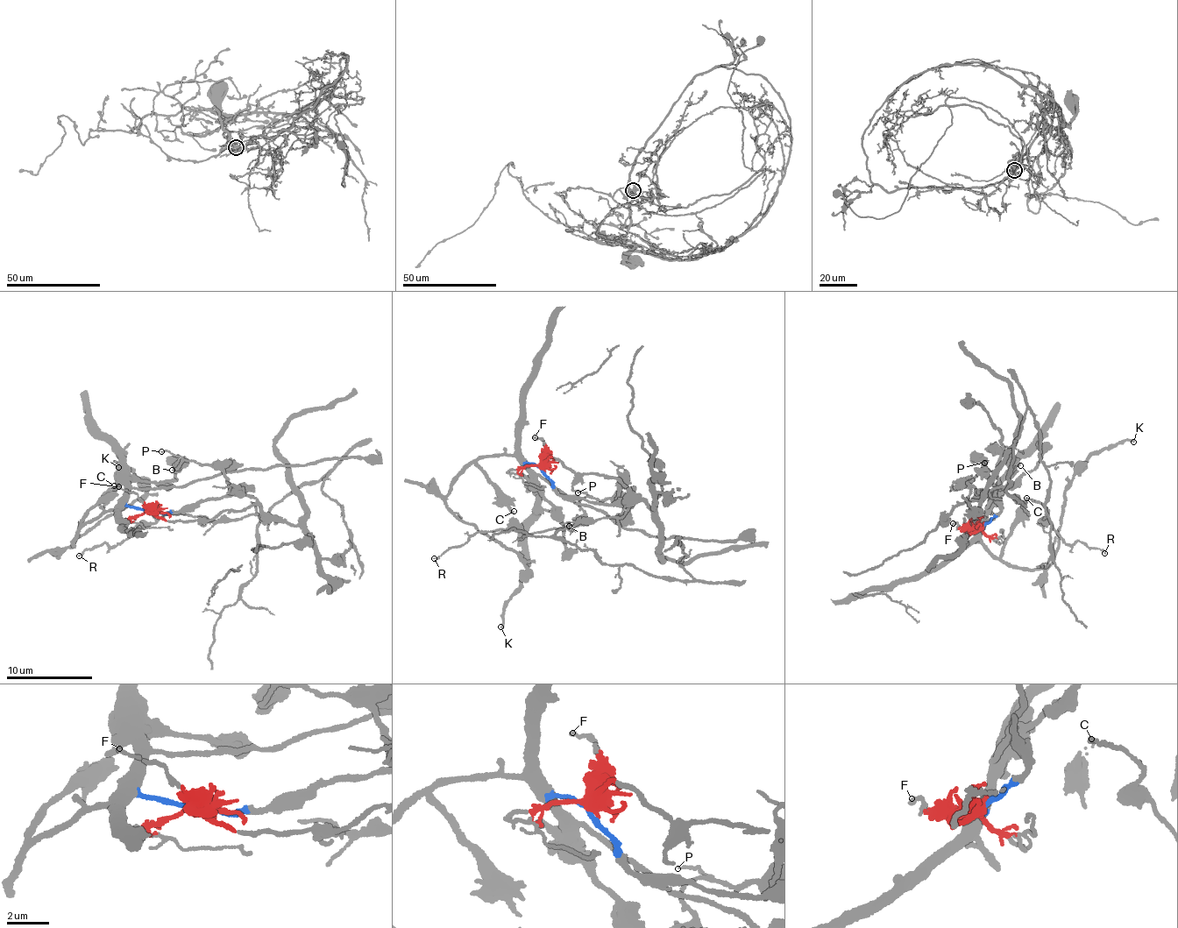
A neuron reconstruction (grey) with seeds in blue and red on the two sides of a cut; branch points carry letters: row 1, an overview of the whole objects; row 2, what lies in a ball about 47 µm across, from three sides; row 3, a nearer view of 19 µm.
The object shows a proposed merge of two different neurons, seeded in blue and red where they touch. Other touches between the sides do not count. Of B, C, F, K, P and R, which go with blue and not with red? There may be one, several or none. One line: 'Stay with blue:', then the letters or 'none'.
Stay with blue: C, K

